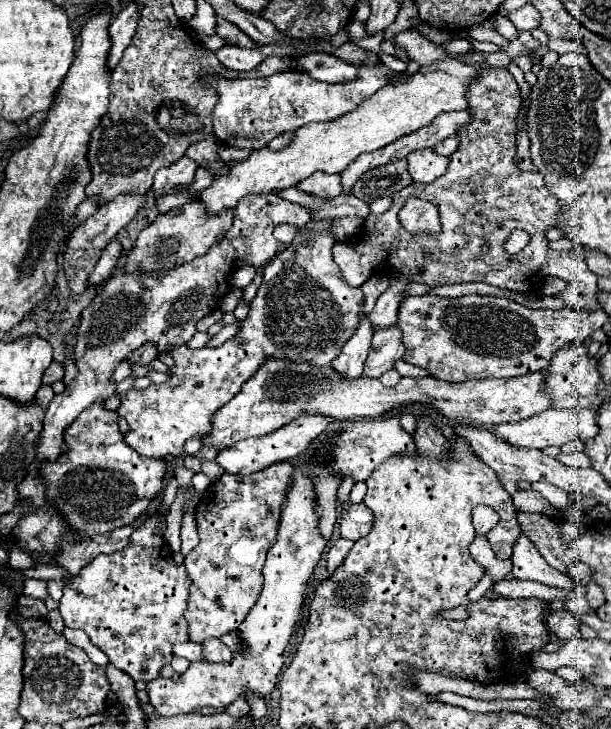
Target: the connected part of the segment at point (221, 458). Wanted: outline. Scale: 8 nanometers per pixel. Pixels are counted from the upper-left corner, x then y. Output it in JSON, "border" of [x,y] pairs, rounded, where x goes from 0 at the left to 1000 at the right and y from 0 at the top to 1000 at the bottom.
{"border":[[[494,569],[481,578],[475,578],[471,583],[452,588],[452,594],[439,594],[439,599],[412,599],[412,602],[399,602],[390,605],[386,610],[367,616],[367,621],[360,621],[354,627],[354,635],[370,646],[370,649],[383,649],[383,652],[406,652],[406,649],[419,649],[439,638],[458,635],[458,632],[478,632],[484,627],[491,627],[524,597],[530,597],[537,591],[537,580],[543,575],[540,572],[514,572],[514,569]]]}

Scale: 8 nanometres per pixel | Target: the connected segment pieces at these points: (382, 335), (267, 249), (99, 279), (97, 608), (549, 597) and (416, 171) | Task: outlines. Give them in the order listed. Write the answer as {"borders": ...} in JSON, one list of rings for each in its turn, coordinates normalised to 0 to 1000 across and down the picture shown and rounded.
{"borders":[[[[642,446],[642,451],[619,451],[609,465],[606,487],[596,498],[596,512],[602,517],[622,517],[632,506],[645,501],[645,495],[658,492],[661,471],[655,462],[655,451]]],[[[412,267],[412,270],[399,270],[399,276],[390,278],[386,292],[383,292],[383,306],[376,311],[376,317],[367,322],[367,328],[350,336],[334,353],[321,353],[288,369],[268,369],[268,372],[249,372],[249,374],[219,374],[219,377],[187,377],[180,380],[167,396],[157,402],[157,407],[147,413],[147,418],[134,427],[131,432],[131,446],[124,454],[124,473],[121,473],[121,492],[124,501],[131,506],[124,523],[118,523],[108,536],[101,542],[88,542],[75,572],[72,572],[72,588],[65,597],[65,608],[62,608],[62,630],[59,638],[69,630],[92,630],[108,619],[105,610],[105,588],[141,561],[147,558],[154,550],[160,547],[177,547],[190,539],[190,531],[180,525],[183,509],[190,506],[190,501],[196,495],[203,495],[219,479],[226,479],[229,473],[236,473],[239,468],[255,471],[255,476],[262,481],[295,473],[295,471],[308,471],[314,465],[314,460],[321,457],[321,443],[337,435],[340,429],[360,424],[360,416],[367,413],[367,407],[373,405],[373,394],[376,394],[376,380],[383,372],[390,372],[399,364],[412,364],[416,369],[429,369],[439,358],[448,355],[448,350],[458,342],[458,331],[448,325],[448,311],[452,309],[481,309],[481,311],[494,311],[498,306],[504,306],[511,300],[507,289],[498,287],[494,281],[475,278],[455,267]]],[[[183,328],[183,331],[170,339],[170,344],[167,344],[167,350],[164,350],[164,355],[160,355],[160,361],[157,361],[151,377],[147,377],[147,391],[170,388],[170,385],[180,380],[187,364],[193,361],[196,350],[200,350],[200,339],[196,339],[193,331]]],[[[259,709],[239,712],[213,737],[209,750],[196,759],[160,761],[144,772],[115,800],[105,802],[105,816],[98,822],[98,844],[108,860],[134,863],[147,879],[164,888],[183,912],[209,923],[219,934],[249,934],[262,929],[262,918],[282,907],[282,885],[291,879],[308,879],[308,855],[301,852],[301,835],[311,816],[311,791],[301,778],[282,770],[282,759],[265,737],[255,737]]],[[[815,797],[809,800],[809,813],[815,819],[835,819],[835,822],[884,822],[884,824],[923,824],[930,813],[920,808],[907,808],[877,797]]],[[[710,204],[678,207],[664,215],[664,221],[668,221],[668,237],[681,251],[707,251],[733,229],[733,215],[717,213]]]]}

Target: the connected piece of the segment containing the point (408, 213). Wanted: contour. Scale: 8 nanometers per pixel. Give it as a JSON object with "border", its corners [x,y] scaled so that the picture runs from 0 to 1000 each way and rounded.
{"border":[[[671,270],[661,284],[651,292],[651,300],[658,311],[674,322],[720,322],[723,306],[720,306],[720,289],[714,281],[694,273]]]}

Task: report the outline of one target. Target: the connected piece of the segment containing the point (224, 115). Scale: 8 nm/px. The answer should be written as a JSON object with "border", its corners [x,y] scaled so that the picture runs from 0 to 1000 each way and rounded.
{"border":[[[622,86],[609,92],[589,92],[589,100],[579,111],[560,114],[517,111],[504,106],[504,100],[481,95],[442,103],[435,108],[373,108],[363,103],[334,103],[327,106],[327,117],[357,128],[357,139],[347,152],[350,185],[357,193],[370,202],[419,207],[468,180],[481,180],[514,166],[543,166],[570,152],[579,152],[596,136],[609,133],[609,128],[638,114],[645,106],[658,103],[661,100],[645,100]]]}

